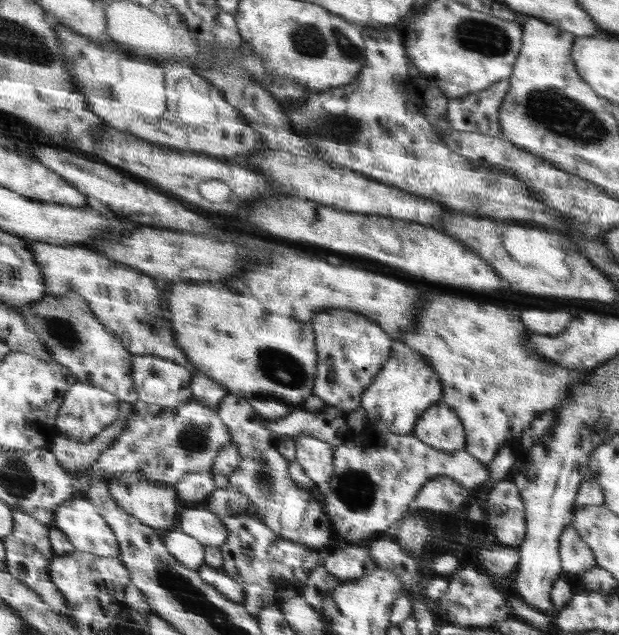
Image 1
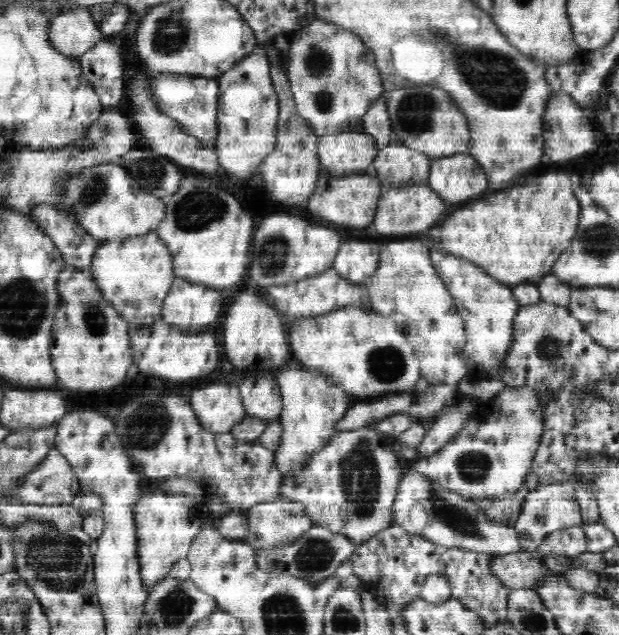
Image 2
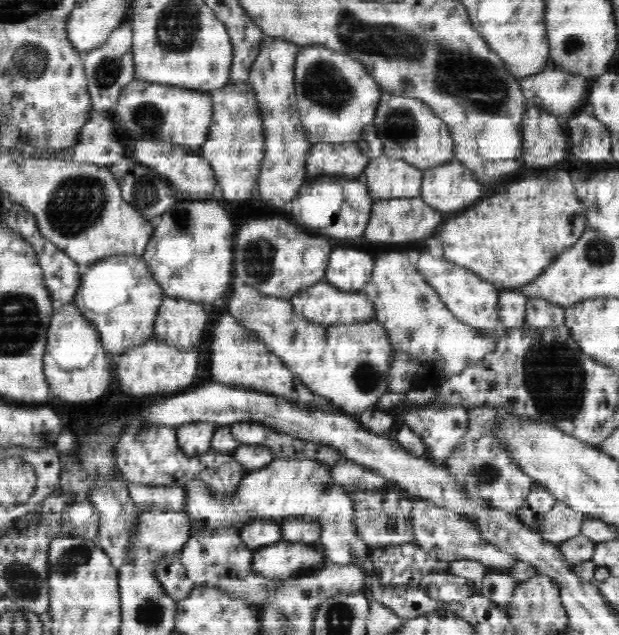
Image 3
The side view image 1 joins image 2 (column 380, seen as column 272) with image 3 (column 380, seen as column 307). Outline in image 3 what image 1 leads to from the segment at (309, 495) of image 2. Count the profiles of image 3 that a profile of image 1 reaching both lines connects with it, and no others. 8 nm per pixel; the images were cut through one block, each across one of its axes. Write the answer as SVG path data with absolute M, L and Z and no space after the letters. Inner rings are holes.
M390 485L390 490L364 490L354 486L351 489L350 499L353 500L353 528L368 546L381 546L390 544L405 544L405 542L412 542L417 544L413 538L413 526L410 519L412 512L413 501L408 496L404 495L401 490L396 490L396 486Z

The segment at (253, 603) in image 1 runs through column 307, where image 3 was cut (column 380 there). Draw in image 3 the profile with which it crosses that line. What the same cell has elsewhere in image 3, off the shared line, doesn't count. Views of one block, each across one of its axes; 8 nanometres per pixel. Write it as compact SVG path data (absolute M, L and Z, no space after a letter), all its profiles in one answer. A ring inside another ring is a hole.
M412 542L375 548L370 558L377 578L386 587L418 588L423 576L451 568L451 563L430 556Z

